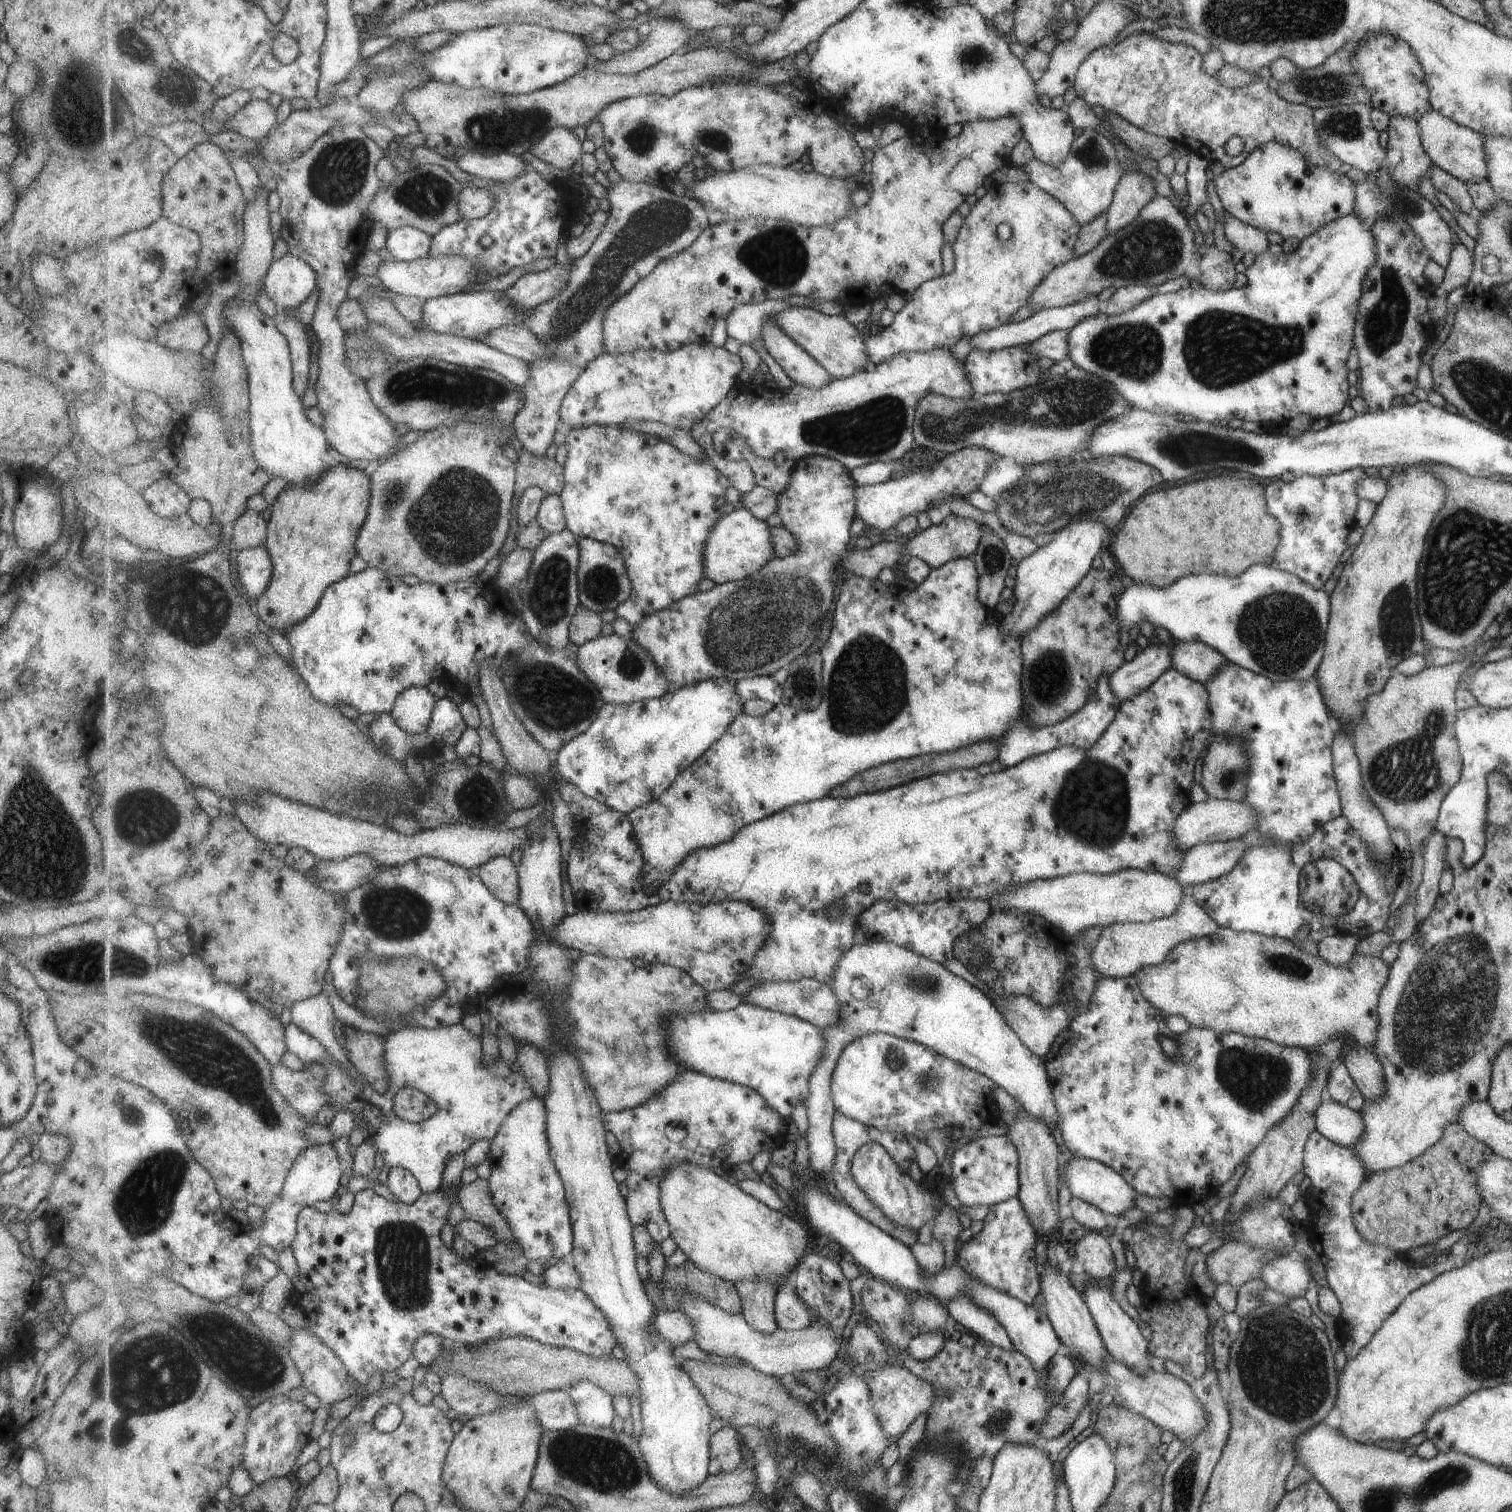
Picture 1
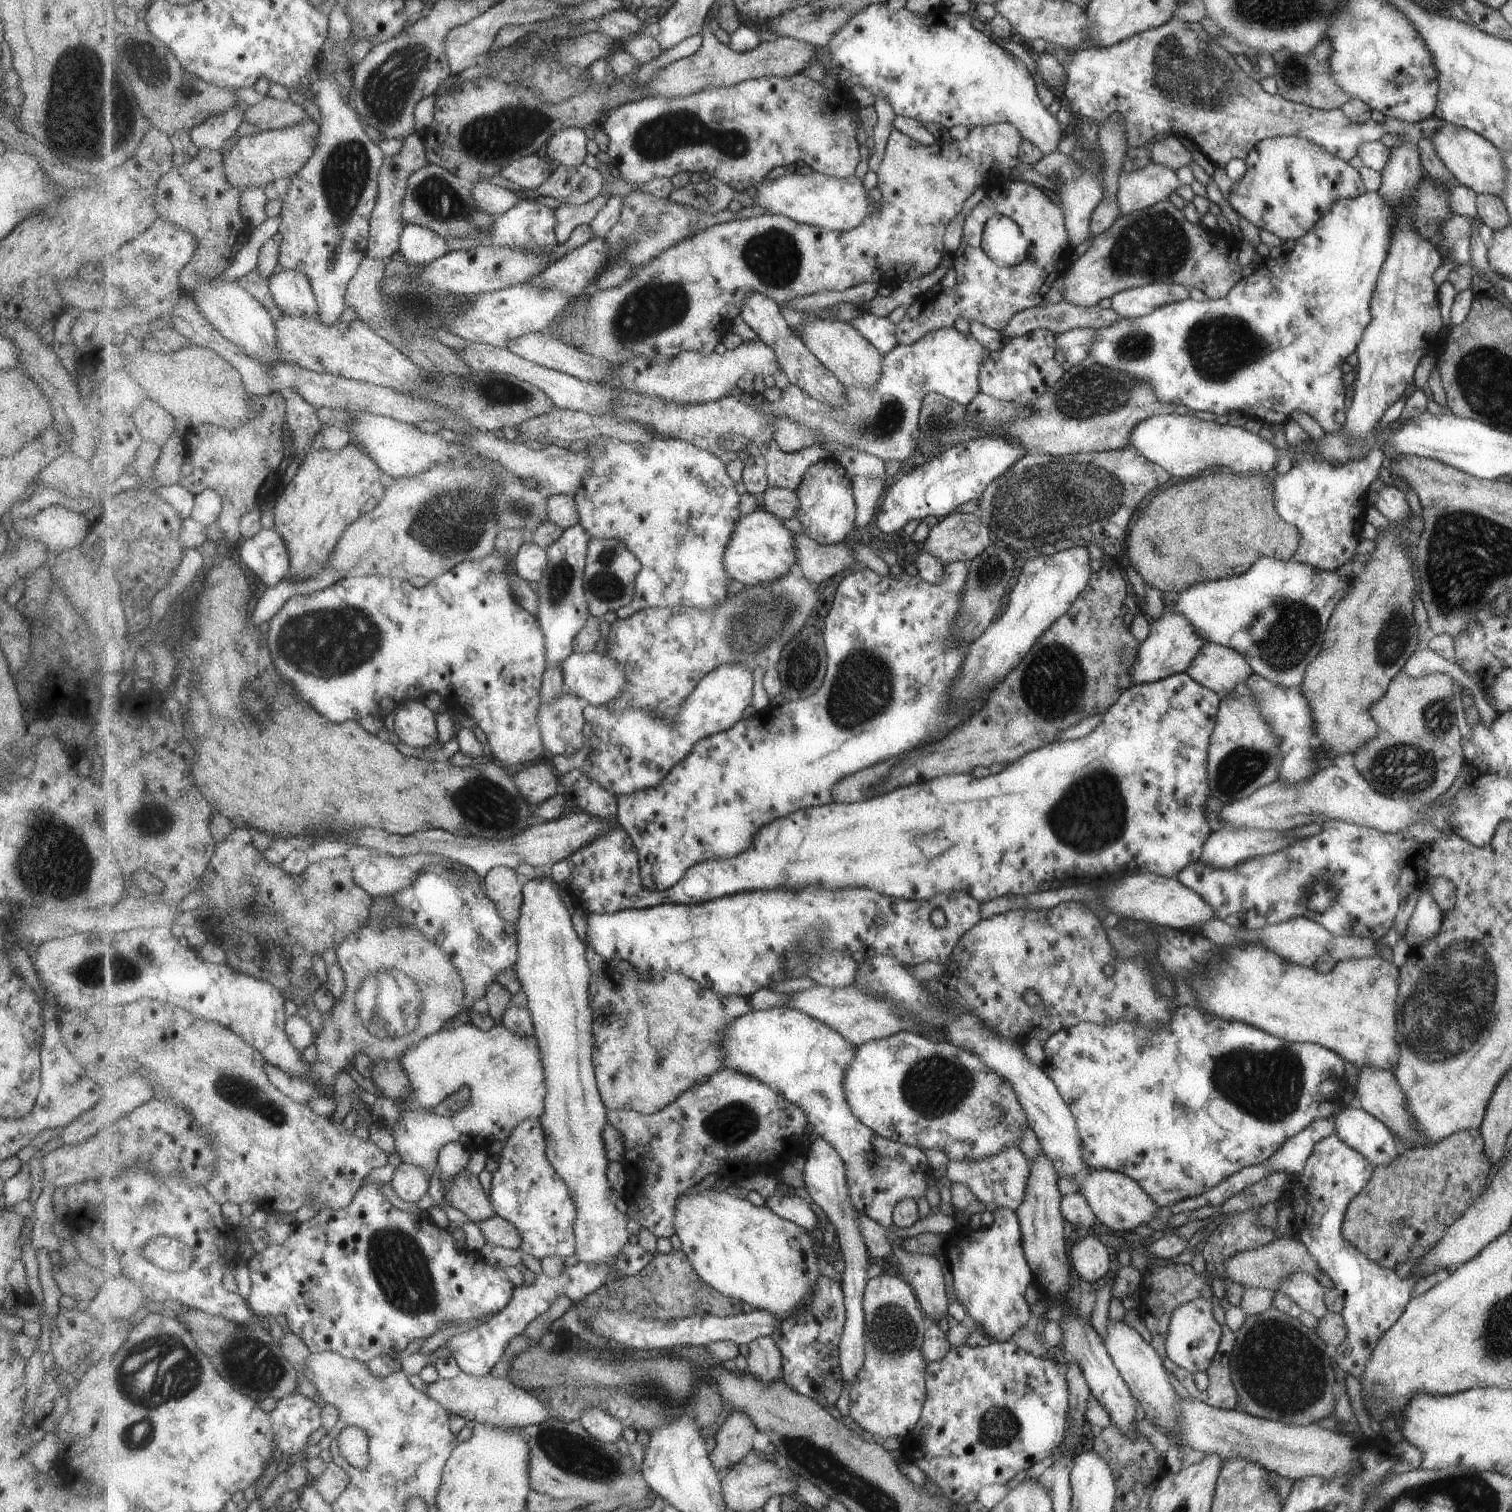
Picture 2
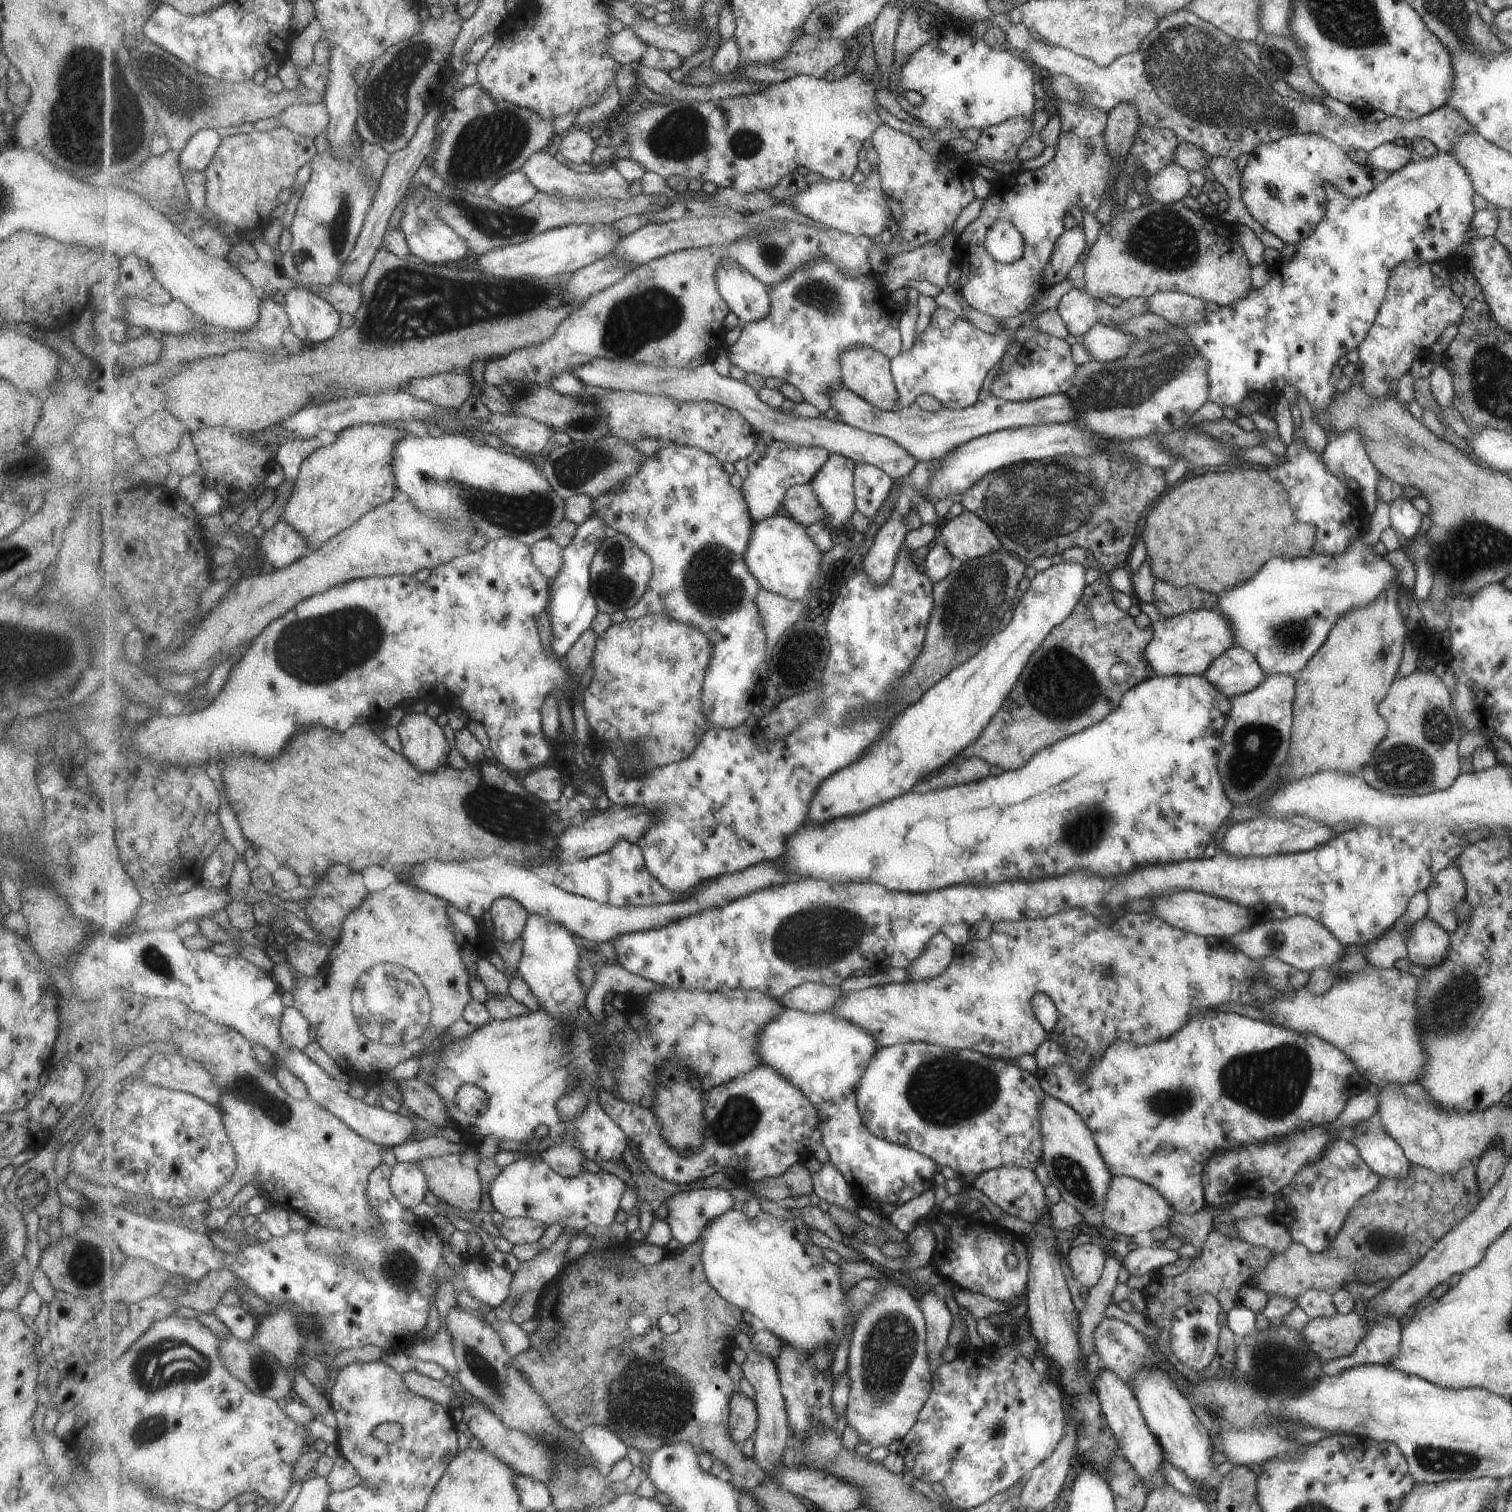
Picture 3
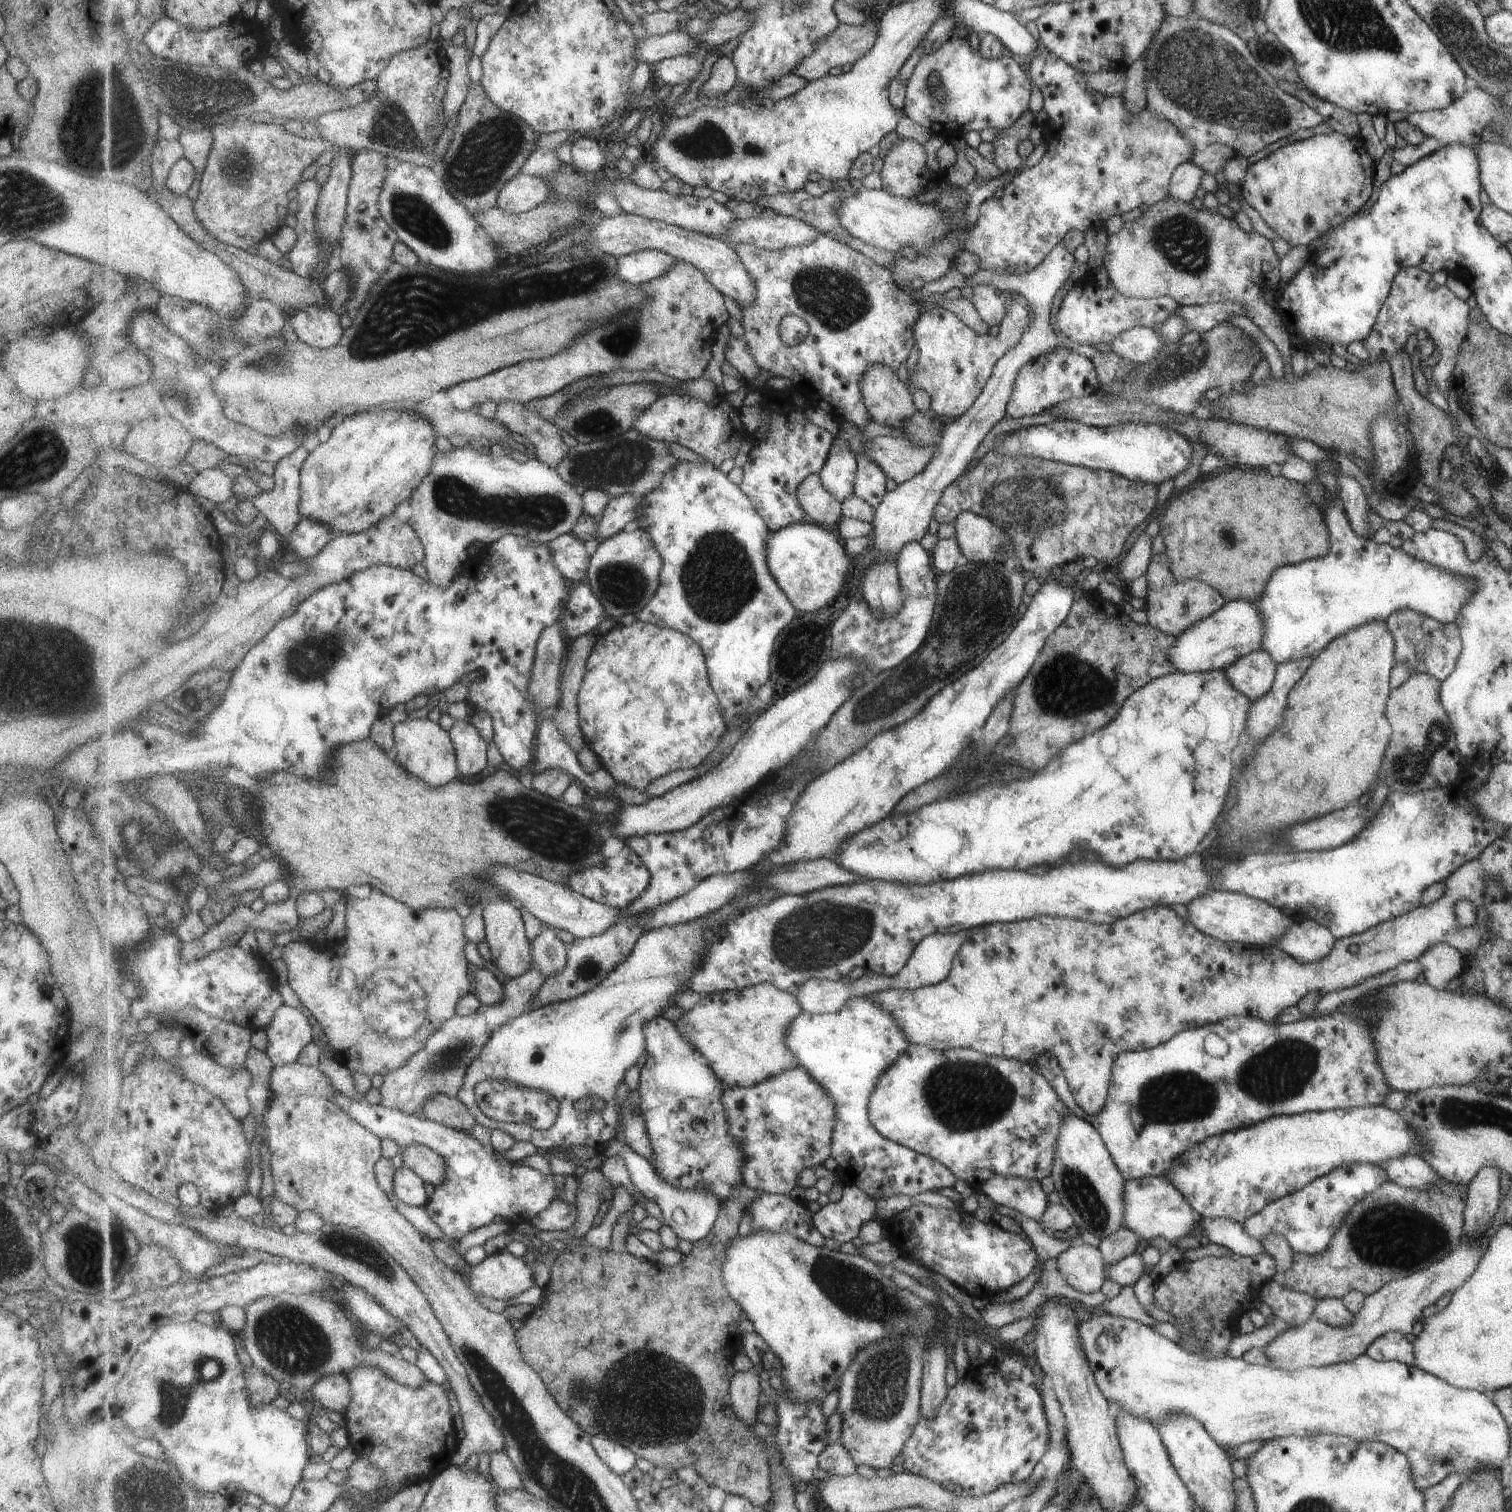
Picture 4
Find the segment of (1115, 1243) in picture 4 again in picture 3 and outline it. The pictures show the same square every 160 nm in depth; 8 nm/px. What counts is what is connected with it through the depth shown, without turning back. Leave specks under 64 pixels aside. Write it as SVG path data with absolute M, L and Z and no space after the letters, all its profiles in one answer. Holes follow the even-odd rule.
M1105 1252L1105 1258L1102 1276L1094 1287L1088 1289L1085 1306L1079 1313L1081 1328L1078 1332L1078 1343L1082 1345L1084 1358L1094 1350L1092 1332L1094 1326L1101 1322L1106 1306L1111 1303L1110 1298L1117 1284L1117 1271L1121 1265L1121 1261L1110 1253Z

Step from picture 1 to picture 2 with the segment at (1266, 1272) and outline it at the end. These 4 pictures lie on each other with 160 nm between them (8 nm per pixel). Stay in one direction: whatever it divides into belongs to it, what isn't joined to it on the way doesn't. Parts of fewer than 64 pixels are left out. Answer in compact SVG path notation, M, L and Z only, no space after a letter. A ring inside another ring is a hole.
M1292 1273L1282 1281L1278 1291L1291 1298L1303 1313L1309 1313L1317 1320L1327 1312L1323 1301L1325 1289L1309 1274Z

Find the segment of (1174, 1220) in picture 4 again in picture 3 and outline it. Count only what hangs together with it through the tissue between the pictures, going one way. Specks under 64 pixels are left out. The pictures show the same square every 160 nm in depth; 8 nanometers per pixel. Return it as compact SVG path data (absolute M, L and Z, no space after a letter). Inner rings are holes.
M1114 1175L1106 1192L1105 1211L1102 1212L1102 1225L1117 1234L1131 1238L1137 1232L1149 1232L1157 1227L1167 1228L1174 1208L1166 1201L1158 1189L1143 1181L1123 1175Z

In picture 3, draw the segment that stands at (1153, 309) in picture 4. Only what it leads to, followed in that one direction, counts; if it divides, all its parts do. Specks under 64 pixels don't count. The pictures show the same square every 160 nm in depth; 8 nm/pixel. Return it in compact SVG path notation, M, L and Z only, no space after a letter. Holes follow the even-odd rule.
M1074 288L1063 295L1060 310L1068 334L1075 337L1083 336L1096 324L1113 329L1131 317L1149 313L1142 297L1129 297L1113 306Z

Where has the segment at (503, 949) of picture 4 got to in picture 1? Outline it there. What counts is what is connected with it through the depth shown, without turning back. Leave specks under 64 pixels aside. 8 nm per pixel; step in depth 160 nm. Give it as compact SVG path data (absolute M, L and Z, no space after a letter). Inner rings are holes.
M495 857L479 868L479 876L499 900L519 905L520 876L517 867L510 857Z

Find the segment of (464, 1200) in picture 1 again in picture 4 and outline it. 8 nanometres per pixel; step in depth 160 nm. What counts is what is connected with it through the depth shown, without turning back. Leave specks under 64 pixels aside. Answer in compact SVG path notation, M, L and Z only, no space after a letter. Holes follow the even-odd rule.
M419 1143L399 1149L403 1164L419 1173L427 1183L437 1188L446 1179L446 1160L435 1149Z

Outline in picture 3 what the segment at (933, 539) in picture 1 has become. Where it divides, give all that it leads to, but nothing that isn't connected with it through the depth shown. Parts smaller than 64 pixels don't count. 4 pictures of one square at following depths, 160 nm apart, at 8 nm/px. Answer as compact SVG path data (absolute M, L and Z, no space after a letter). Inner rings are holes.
M965 509L958 516L938 524L937 540L952 557L962 562L1001 548L1001 541L987 522Z

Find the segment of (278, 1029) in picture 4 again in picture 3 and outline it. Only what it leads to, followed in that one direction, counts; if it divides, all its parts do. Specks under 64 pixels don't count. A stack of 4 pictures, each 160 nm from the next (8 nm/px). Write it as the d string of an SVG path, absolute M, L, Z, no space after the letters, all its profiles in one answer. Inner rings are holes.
M287 1007L282 1018L282 1039L295 1050L303 1050L311 1044L313 1038L309 1032L310 1020L295 1007Z

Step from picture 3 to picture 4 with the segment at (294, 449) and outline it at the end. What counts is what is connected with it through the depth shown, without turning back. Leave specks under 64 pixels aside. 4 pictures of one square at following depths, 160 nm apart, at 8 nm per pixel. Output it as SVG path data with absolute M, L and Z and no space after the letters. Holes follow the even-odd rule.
M299 447L291 454L282 458L276 465L274 471L275 485L271 491L263 492L263 494L253 498L254 503L260 512L267 518L268 528L273 530L279 539L287 540L294 531L294 528L301 522L303 518L299 510L302 499L302 478L301 471L304 462L309 458L311 452L307 448Z

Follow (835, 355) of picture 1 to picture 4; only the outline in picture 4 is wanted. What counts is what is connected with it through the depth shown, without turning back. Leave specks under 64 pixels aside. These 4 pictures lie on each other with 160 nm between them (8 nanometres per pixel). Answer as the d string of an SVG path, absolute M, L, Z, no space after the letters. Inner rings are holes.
M873 365L860 384L870 415L883 426L903 430L910 416L917 412L913 393L887 365Z

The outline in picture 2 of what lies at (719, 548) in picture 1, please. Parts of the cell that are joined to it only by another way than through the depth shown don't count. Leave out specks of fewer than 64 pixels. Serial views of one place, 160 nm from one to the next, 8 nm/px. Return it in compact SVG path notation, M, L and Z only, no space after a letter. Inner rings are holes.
M757 508L735 524L735 533L727 546L726 556L723 556L723 564L730 573L730 578L745 585L757 586L785 578L792 571L799 570L795 534L783 524L781 518Z

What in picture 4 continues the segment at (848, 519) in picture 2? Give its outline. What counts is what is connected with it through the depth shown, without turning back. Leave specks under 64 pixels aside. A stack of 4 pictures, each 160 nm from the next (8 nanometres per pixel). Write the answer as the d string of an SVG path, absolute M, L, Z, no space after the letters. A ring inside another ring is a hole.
M835 436L827 464L820 475L827 490L843 501L856 489L858 457L845 437Z

